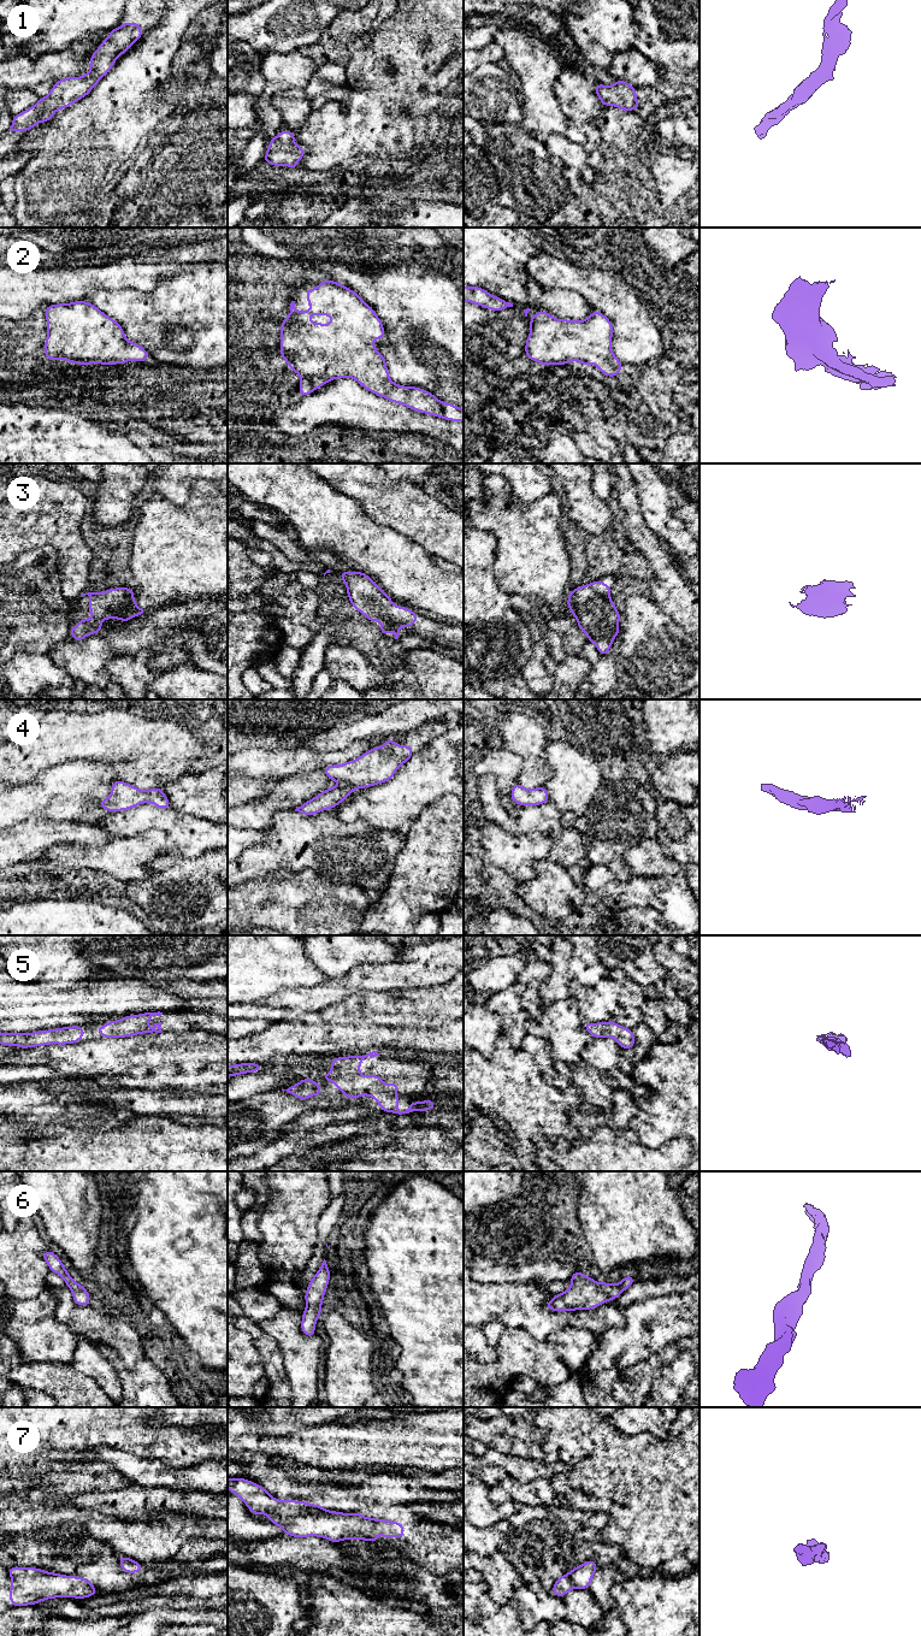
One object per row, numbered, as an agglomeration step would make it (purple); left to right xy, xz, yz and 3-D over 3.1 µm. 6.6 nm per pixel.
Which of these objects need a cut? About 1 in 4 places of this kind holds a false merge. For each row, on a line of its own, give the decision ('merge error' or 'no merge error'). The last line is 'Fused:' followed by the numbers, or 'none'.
1: no merge error
2: no merge error
3: no merge error
4: no merge error
5: no merge error
6: no merge error
7: no merge error
Fused: none

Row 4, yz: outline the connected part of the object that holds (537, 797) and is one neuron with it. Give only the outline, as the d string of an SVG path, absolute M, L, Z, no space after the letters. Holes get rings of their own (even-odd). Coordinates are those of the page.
M519 782L512 787L510 799L518 805L542 805L550 802L545 786L526 789Z

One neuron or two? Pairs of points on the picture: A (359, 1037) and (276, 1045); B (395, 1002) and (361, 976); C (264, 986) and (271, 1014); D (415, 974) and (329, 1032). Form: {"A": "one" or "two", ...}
{"A": "one", "B": "two", "C": "two", "D": "two"}

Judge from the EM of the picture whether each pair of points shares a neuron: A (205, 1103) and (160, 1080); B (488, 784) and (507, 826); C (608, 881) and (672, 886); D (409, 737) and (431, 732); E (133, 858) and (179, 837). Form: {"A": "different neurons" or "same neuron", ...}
{"A": "different neurons", "B": "same neuron", "C": "same neuron", "D": "same neuron", "E": "different neurons"}

